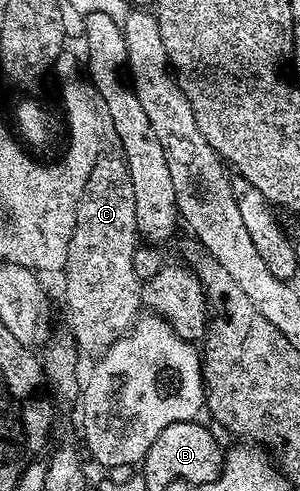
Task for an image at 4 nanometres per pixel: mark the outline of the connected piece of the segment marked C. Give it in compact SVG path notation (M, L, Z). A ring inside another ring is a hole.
M100 156L84 185L84 194L77 205L76 219L63 270L65 297L72 313L70 332L82 348L105 349L128 331L139 315L139 307L142 308L143 305L143 283L139 279L141 275L136 265L140 233L135 217L135 191L129 168L120 156Z

